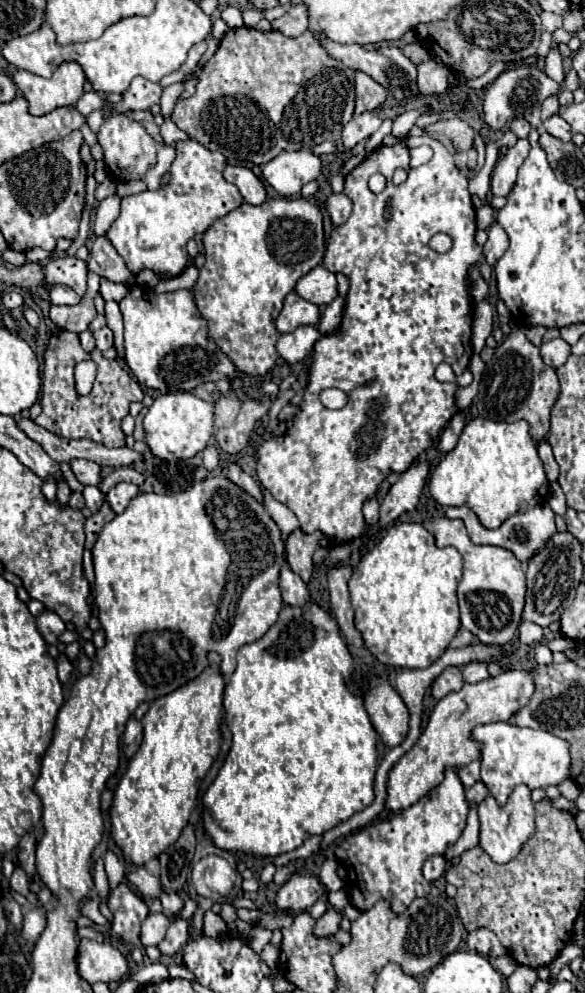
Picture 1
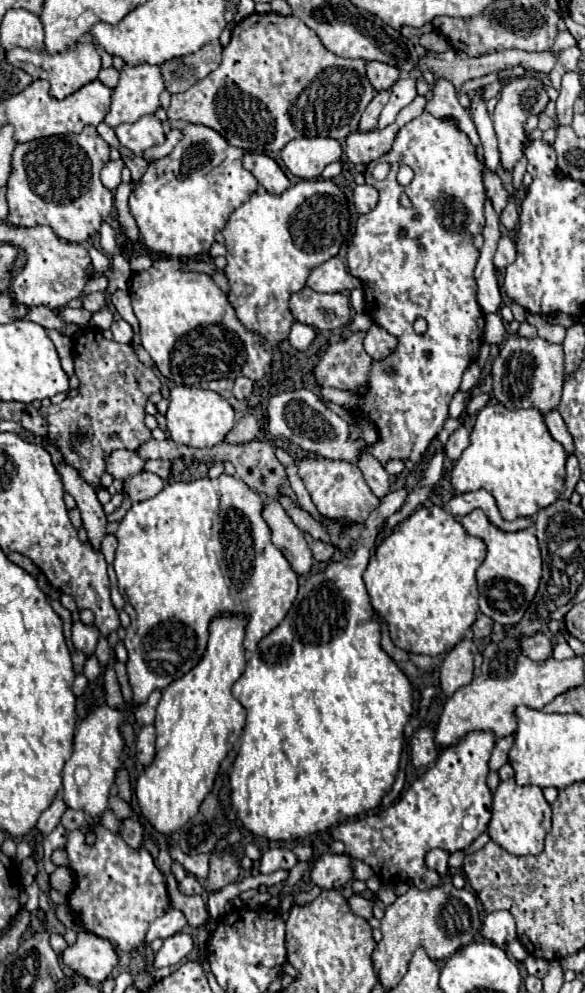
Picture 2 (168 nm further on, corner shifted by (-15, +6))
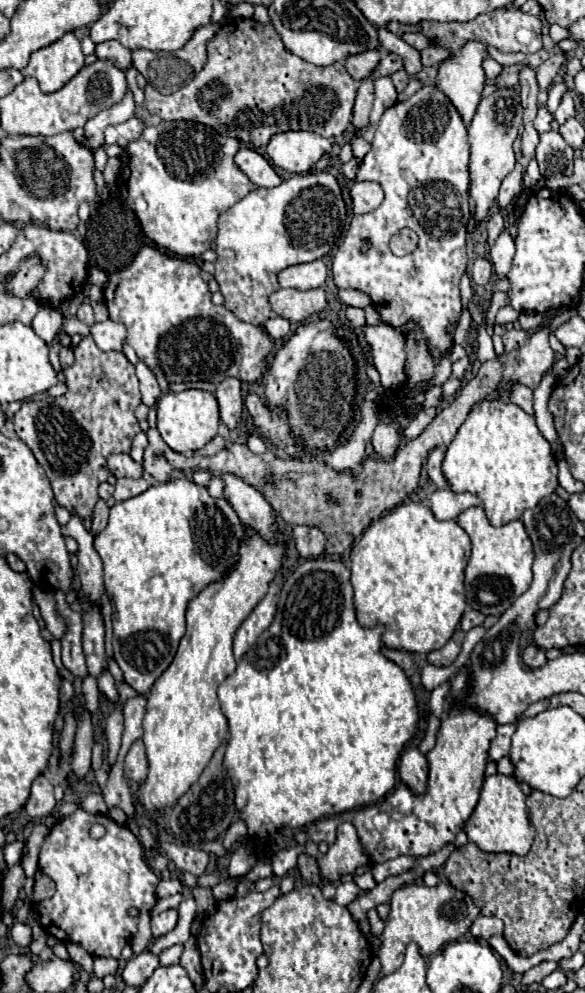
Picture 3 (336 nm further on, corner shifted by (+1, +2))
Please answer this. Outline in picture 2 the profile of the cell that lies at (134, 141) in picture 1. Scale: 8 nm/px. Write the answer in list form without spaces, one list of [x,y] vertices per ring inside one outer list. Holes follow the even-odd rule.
[[[154,114],[142,116],[134,124],[120,124],[114,128],[120,144],[132,150],[136,156],[144,156],[144,152],[152,146],[164,142],[164,128]]]

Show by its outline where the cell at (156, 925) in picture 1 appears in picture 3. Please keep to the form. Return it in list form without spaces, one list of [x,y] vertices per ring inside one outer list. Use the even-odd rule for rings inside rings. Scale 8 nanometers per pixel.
[[[166,910],[162,914],[158,914],[156,918],[152,918],[152,936],[164,936],[170,930],[174,930],[174,926],[178,924],[178,910]]]

